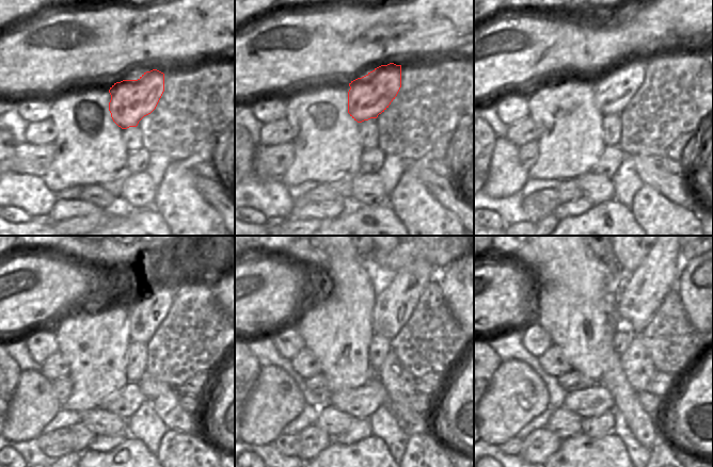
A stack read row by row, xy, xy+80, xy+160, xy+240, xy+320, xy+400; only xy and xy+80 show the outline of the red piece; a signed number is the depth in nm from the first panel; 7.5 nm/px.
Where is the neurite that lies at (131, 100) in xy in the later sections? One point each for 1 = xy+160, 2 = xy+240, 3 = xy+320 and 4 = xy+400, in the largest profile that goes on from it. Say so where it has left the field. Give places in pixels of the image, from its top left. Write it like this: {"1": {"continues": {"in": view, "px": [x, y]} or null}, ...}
{"1": {"continues": {"in": "xy+160", "px": [616, 87]}}, "2": {"continues": {"in": "xy+240", "px": [152, 300]}}, "3": {"continues": {"in": "xy+320", "px": [393, 307]}}, "4": {"continues": {"in": "xy+400", "px": [644, 289]}}}

